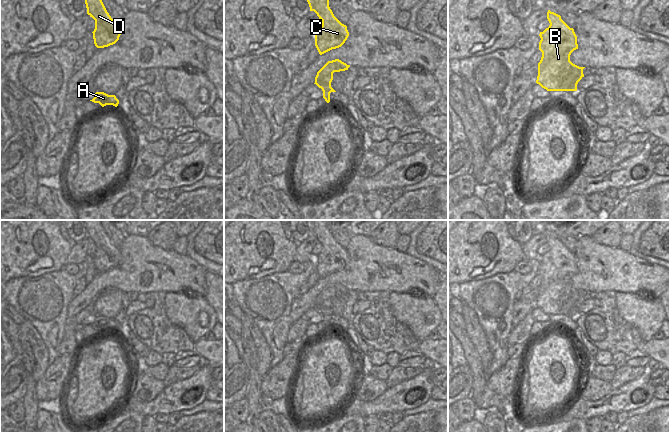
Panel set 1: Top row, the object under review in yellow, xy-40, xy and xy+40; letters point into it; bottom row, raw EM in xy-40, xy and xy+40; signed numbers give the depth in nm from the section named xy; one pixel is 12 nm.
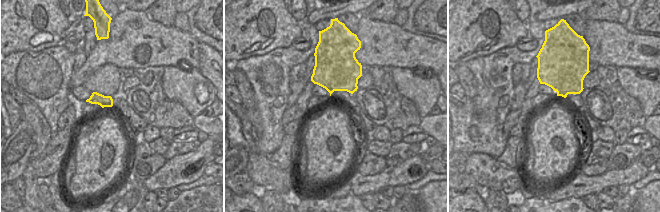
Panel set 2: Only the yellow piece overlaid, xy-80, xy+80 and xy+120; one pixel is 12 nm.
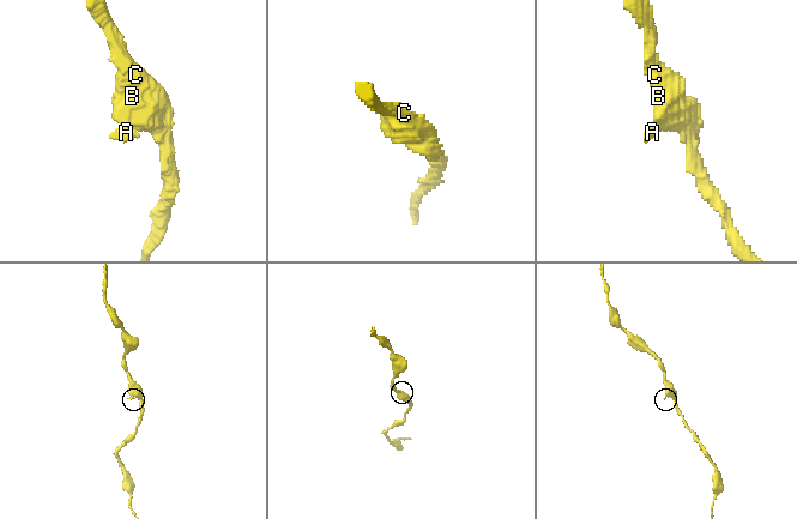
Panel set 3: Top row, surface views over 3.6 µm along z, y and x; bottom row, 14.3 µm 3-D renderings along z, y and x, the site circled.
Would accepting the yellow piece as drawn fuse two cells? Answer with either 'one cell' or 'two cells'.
one cell

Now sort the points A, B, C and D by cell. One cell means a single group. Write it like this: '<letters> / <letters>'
A B C D

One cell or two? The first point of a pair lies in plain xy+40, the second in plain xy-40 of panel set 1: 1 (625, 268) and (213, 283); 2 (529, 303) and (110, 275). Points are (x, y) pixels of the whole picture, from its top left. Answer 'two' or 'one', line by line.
1: two
2: one

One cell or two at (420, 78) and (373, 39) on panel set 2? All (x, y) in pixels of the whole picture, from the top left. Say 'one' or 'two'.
two

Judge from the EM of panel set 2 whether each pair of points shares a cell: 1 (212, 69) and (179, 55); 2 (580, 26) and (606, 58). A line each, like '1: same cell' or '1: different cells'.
1: different cells
2: different cells

